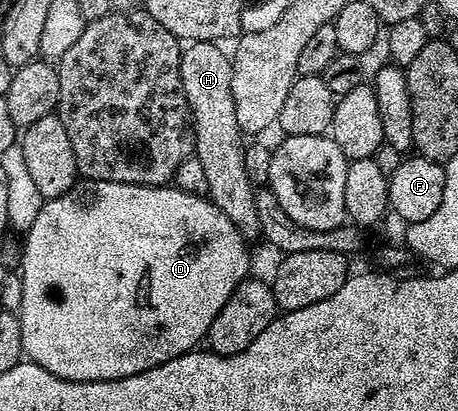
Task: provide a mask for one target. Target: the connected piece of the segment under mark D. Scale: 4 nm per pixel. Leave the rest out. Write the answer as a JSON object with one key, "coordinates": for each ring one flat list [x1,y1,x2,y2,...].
{"coordinates":[[90,179,74,185,67,193,54,199,46,199,41,206,35,225,24,232,25,248,21,251,21,332,23,333,24,358,30,363,37,363,47,373,67,381,90,383,91,381,115,381,155,369,172,359,178,359,188,351,194,350,197,343,208,336,211,321,219,317,219,309,227,305,234,289,250,274,249,247,240,229,229,220,205,195,192,195,183,192,174,185,148,187,134,183,116,183]]}

